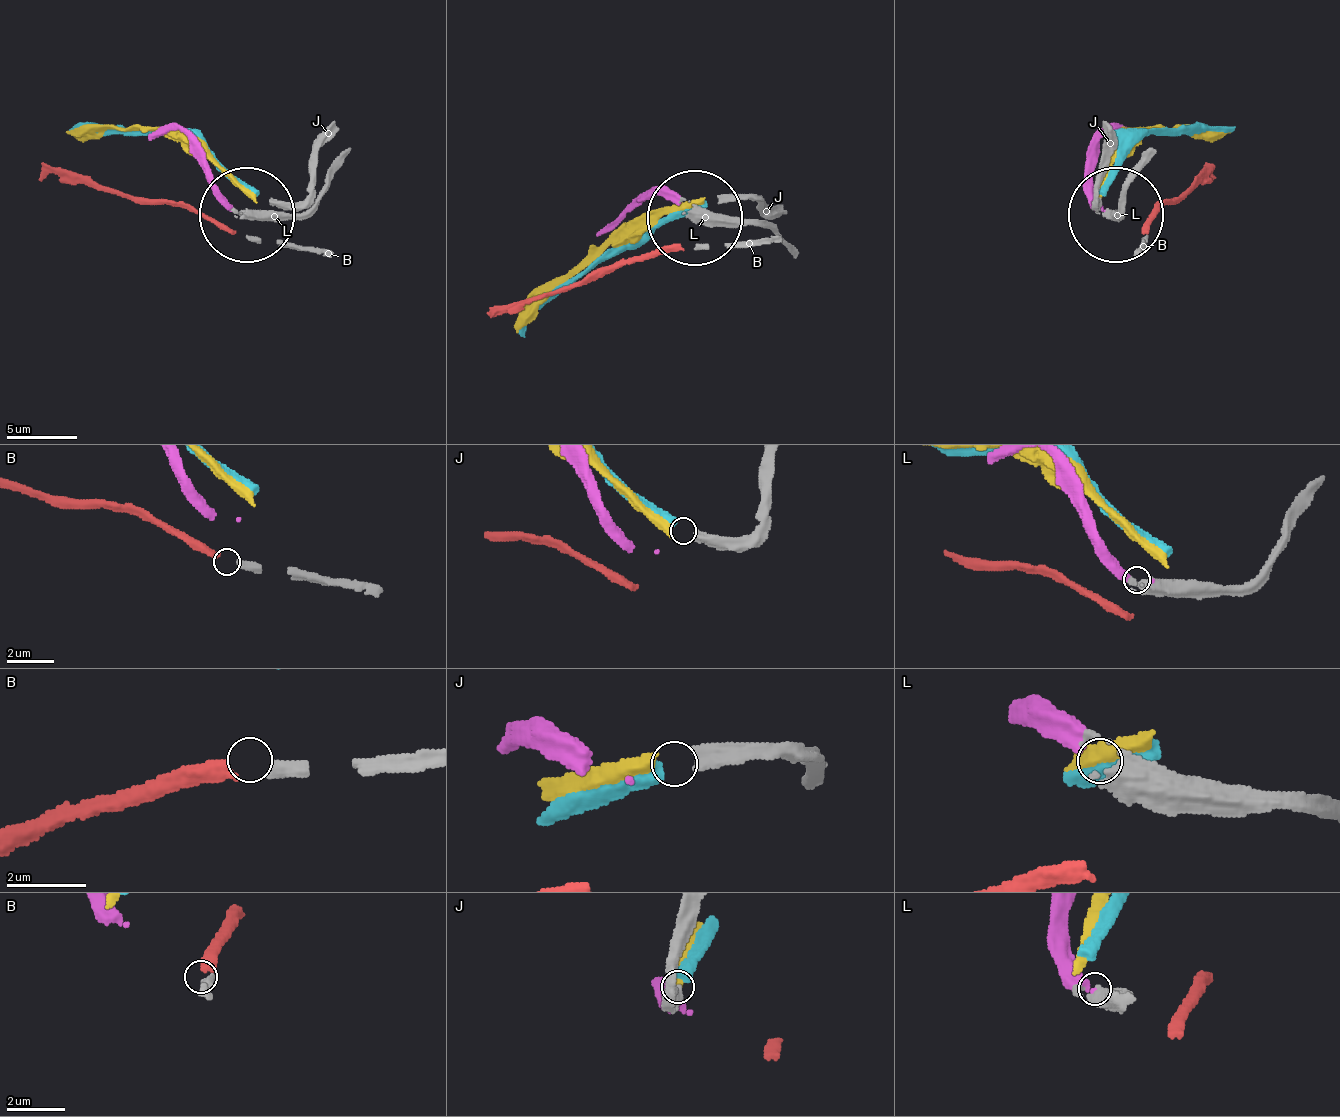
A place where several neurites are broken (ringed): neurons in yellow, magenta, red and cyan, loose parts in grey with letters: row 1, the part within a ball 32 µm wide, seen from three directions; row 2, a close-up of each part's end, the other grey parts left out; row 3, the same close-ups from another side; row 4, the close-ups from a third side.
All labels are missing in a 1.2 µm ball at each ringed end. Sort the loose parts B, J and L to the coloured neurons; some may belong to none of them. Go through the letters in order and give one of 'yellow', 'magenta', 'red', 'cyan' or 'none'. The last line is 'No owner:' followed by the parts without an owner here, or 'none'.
B: red
J: cyan
L: magenta
No owner: none

